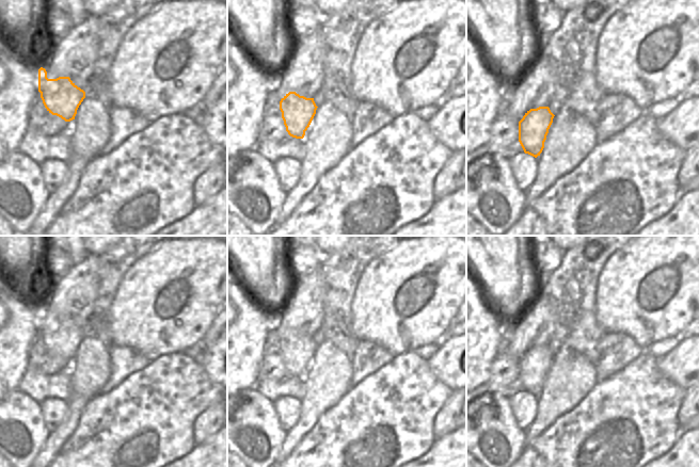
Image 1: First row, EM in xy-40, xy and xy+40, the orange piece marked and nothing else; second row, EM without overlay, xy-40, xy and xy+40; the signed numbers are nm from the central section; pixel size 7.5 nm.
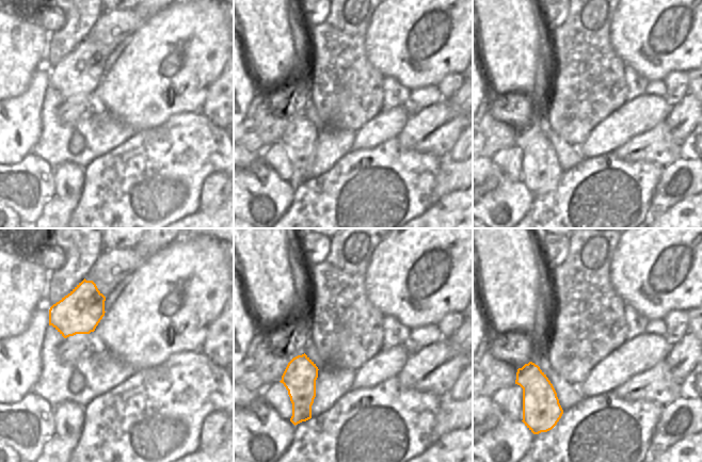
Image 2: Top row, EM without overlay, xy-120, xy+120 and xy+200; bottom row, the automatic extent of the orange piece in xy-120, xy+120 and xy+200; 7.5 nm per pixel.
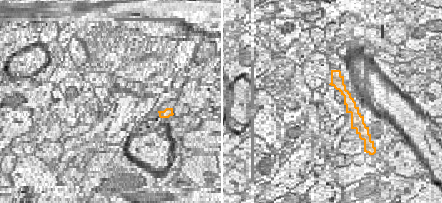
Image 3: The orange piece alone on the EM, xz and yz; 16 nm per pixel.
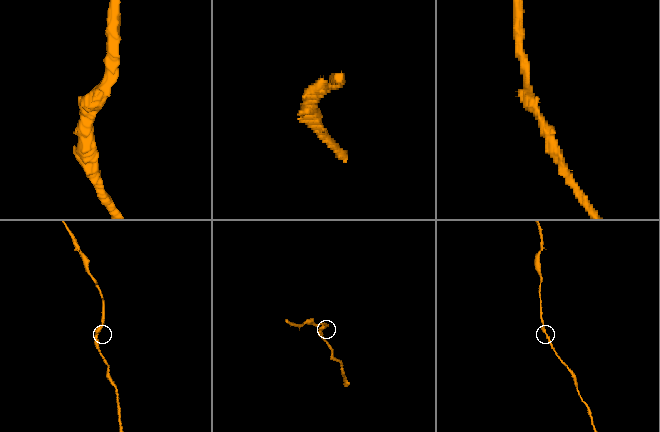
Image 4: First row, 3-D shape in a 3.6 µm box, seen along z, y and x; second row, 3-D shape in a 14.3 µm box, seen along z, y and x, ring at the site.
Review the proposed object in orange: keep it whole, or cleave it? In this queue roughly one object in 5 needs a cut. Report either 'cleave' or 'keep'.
keep

